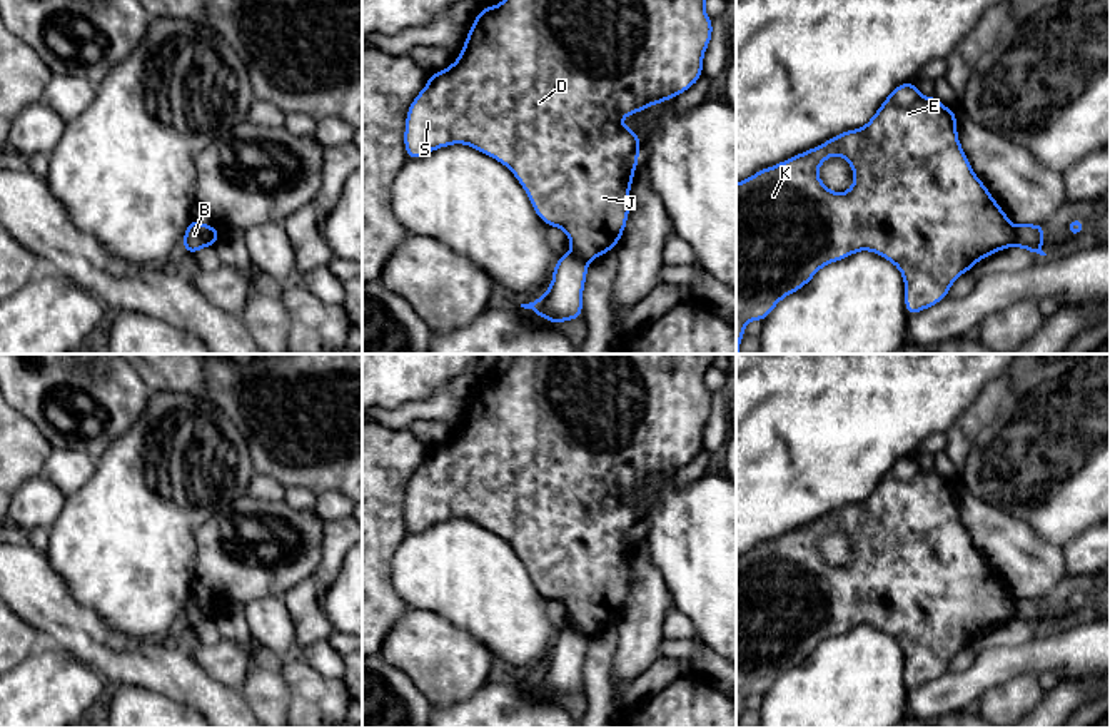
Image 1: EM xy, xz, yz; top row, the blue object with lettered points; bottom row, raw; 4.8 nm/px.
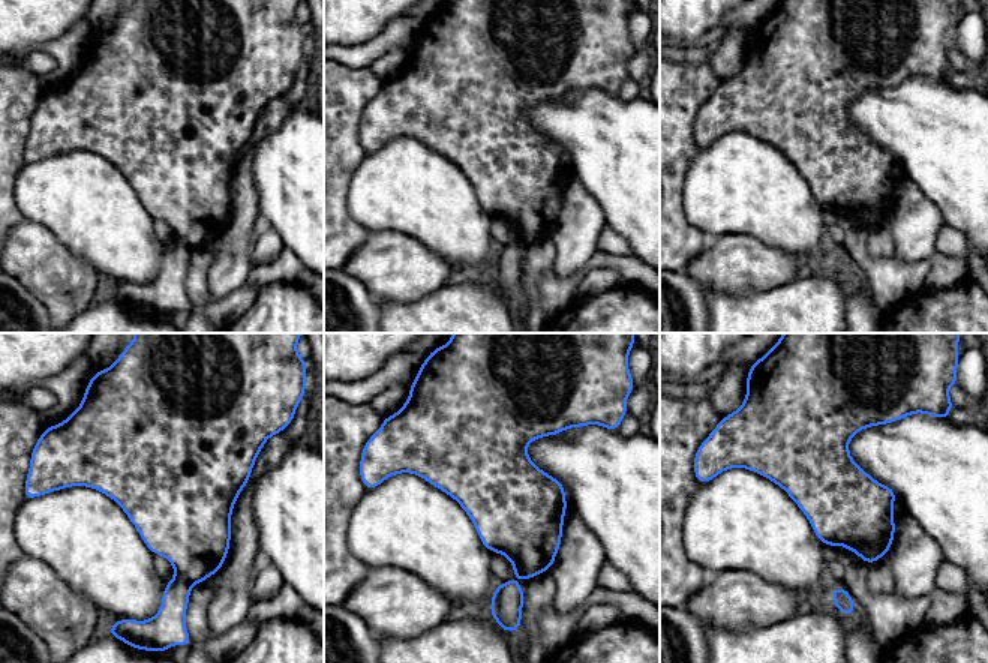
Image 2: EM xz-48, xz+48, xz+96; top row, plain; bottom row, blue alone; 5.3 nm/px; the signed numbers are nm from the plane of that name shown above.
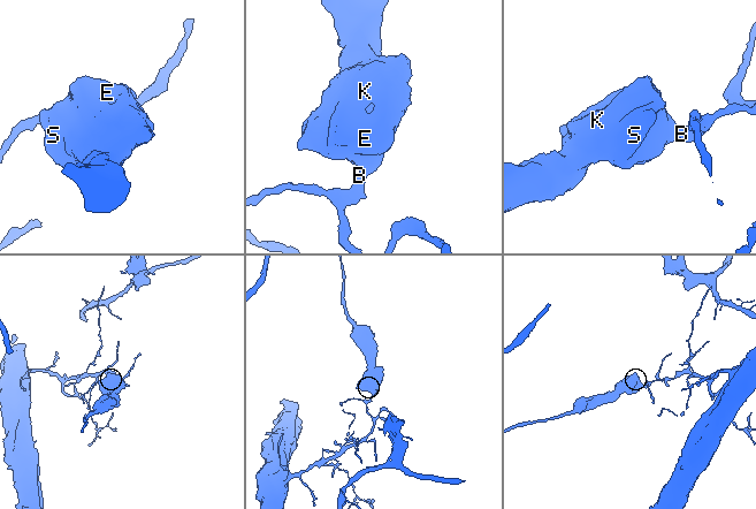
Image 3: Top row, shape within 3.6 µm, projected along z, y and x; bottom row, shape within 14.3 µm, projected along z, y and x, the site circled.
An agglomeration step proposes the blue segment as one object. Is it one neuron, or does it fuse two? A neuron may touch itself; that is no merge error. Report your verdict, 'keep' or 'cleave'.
cleave

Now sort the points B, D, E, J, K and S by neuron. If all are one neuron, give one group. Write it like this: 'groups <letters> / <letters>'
groups B / D E J K S

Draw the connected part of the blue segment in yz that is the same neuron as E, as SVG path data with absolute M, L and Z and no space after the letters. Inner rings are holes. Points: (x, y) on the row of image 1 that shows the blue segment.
M903 82L883 100L881 107L865 127L845 130L821 145L793 155L778 165L761 169L736 184L736 354L739 352L739 344L744 336L744 326L749 321L768 319L781 299L803 289L821 267L843 260L855 252L871 250L898 267L905 281L905 311L908 316L913 316L946 299L951 284L961 274L971 270L978 260L1013 245L1013 224L1007 217L1005 210L996 204L986 185L973 172L971 164L961 149L956 132L956 112L945 107L935 95L923 97L913 82ZM831 155L841 155L855 172L853 185L843 194L831 192L816 174L818 167Z

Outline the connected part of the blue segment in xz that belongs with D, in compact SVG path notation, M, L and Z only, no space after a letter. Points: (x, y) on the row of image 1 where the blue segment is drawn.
M502 0L499 5L482 7L476 15L459 58L446 70L429 75L426 87L411 102L406 115L404 147L407 160L452 145L469 145L502 165L506 165L526 190L536 215L547 227L559 227L566 232L571 249L584 260L594 260L613 250L628 224L629 189L638 167L641 137L621 124L623 115L668 102L691 88L703 77L704 52L713 38L713 20L704 10L706 0Z

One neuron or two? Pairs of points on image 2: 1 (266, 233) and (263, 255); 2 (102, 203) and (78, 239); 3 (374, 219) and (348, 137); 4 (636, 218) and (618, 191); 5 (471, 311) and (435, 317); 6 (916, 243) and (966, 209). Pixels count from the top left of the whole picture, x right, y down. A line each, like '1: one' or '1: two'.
1: one
2: one
3: two
4: one
5: one
6: two

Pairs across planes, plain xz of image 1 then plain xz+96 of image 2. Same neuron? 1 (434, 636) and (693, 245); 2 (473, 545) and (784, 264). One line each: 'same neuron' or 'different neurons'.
1: different neurons
2: different neurons

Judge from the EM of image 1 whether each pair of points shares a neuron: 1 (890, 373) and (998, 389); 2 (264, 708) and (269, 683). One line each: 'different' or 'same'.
1: different
2: same

